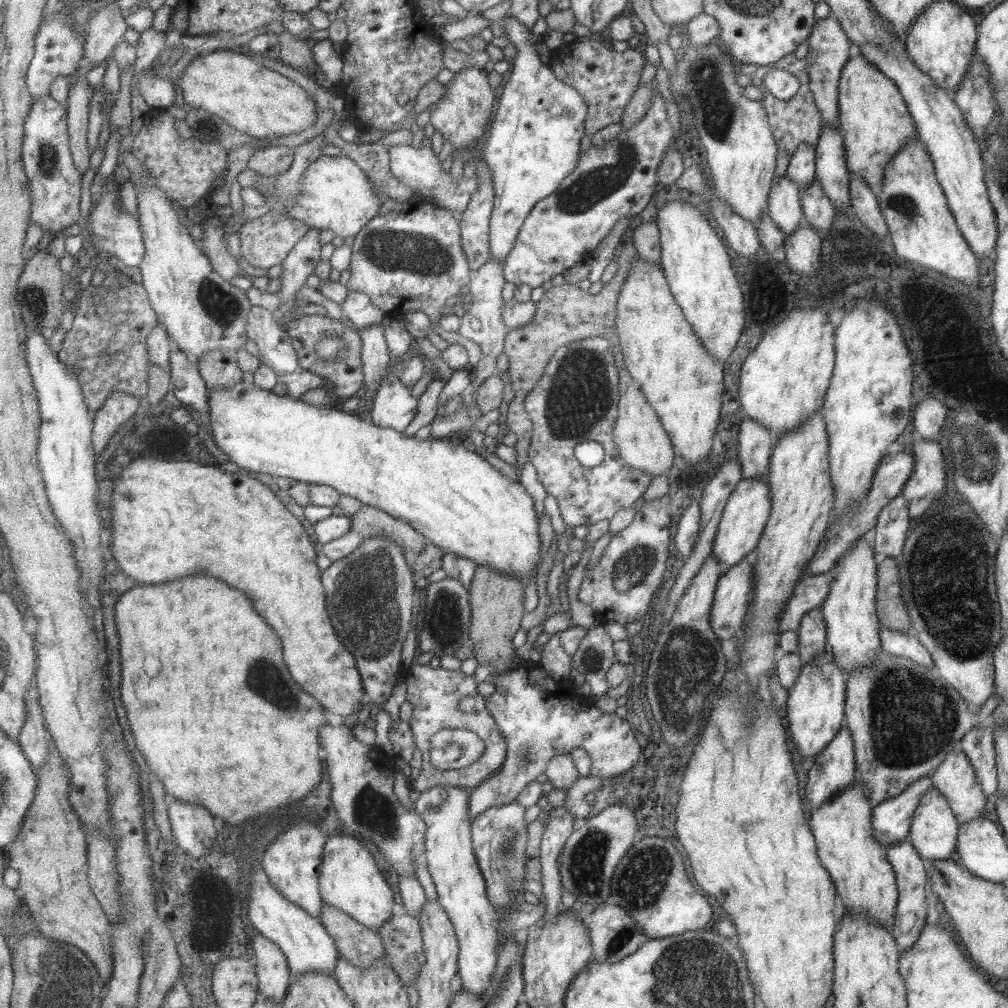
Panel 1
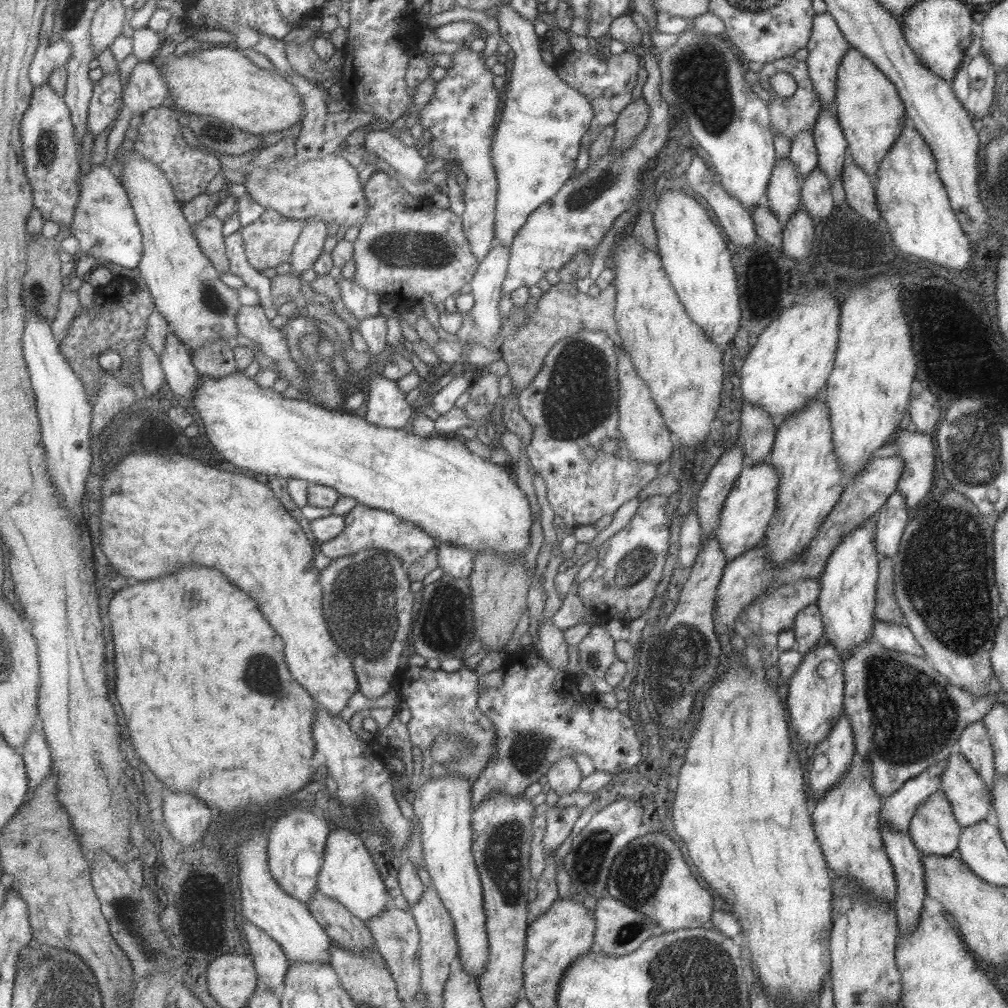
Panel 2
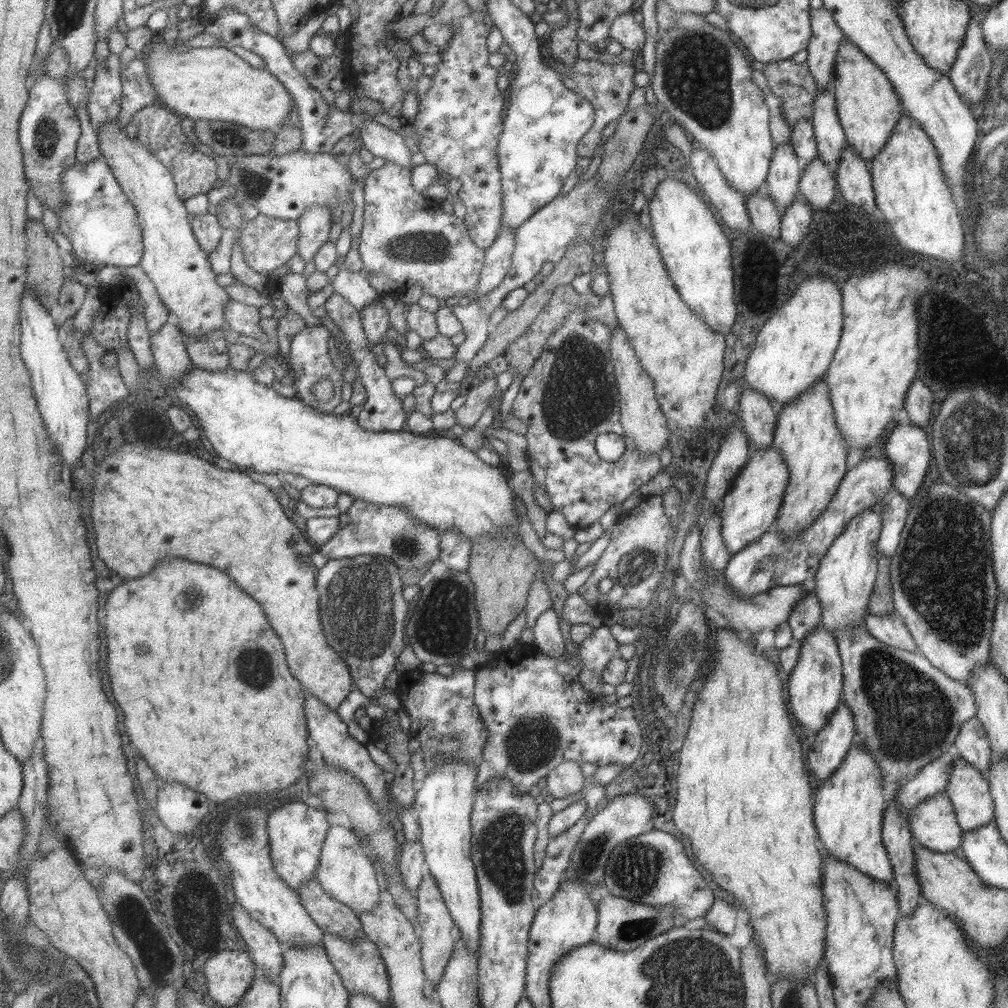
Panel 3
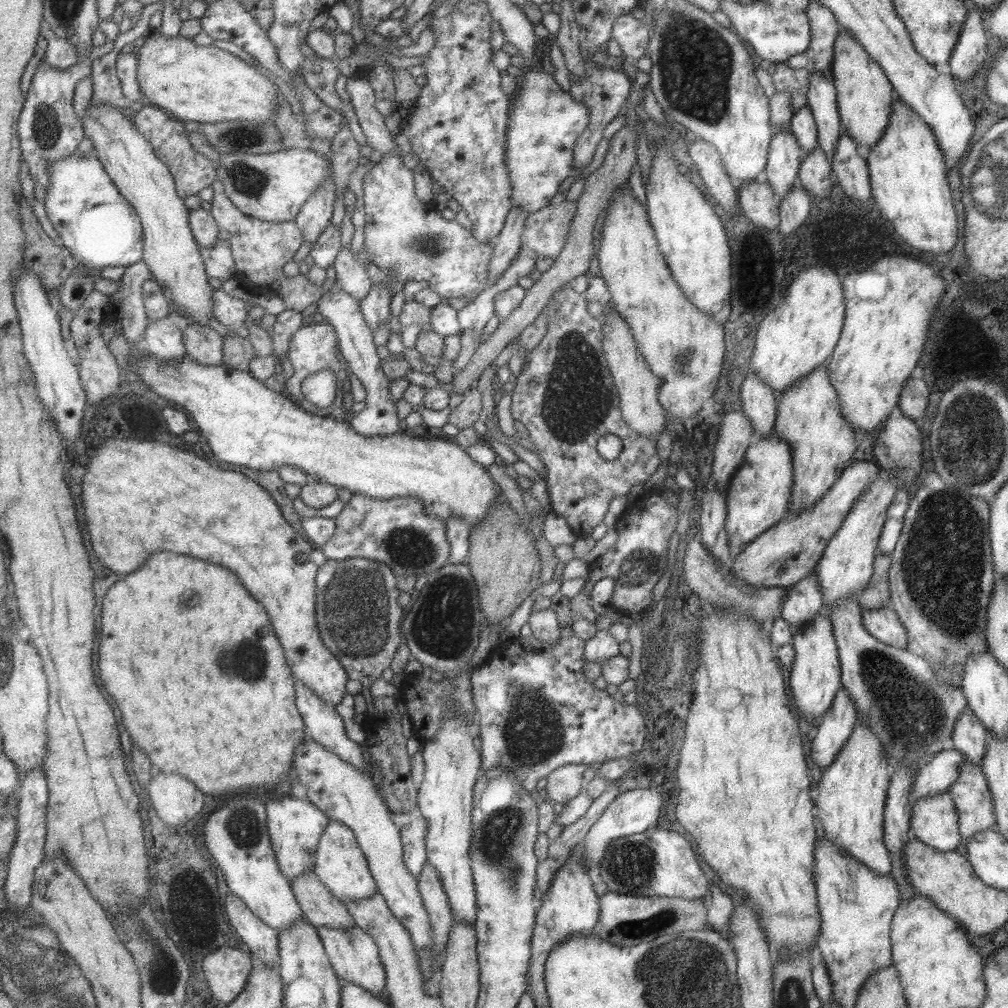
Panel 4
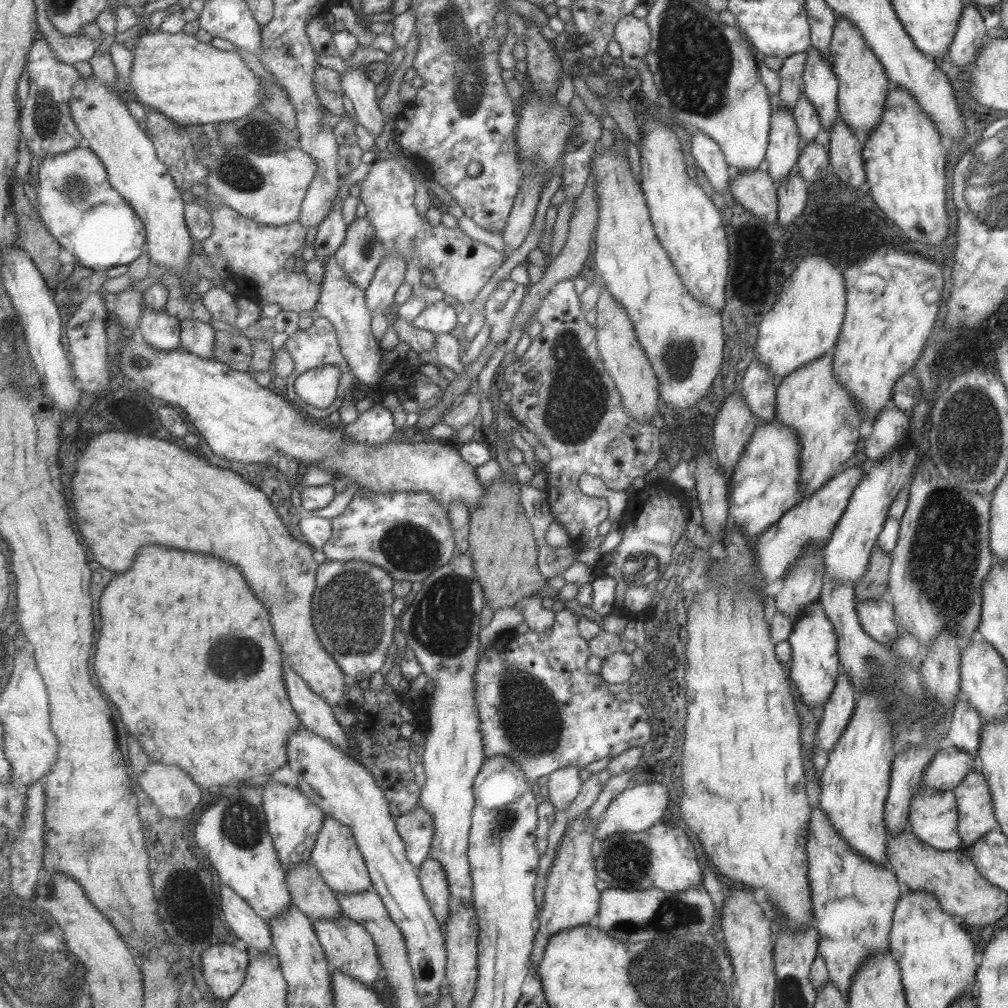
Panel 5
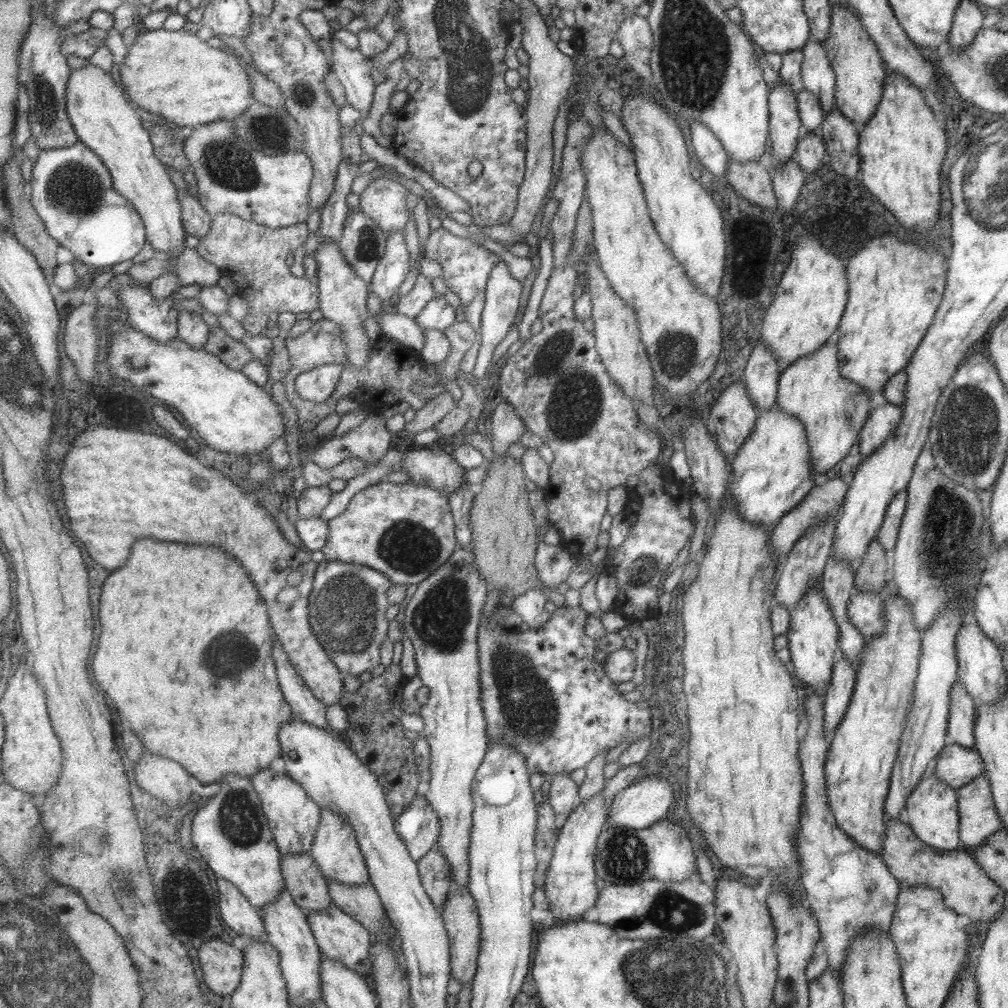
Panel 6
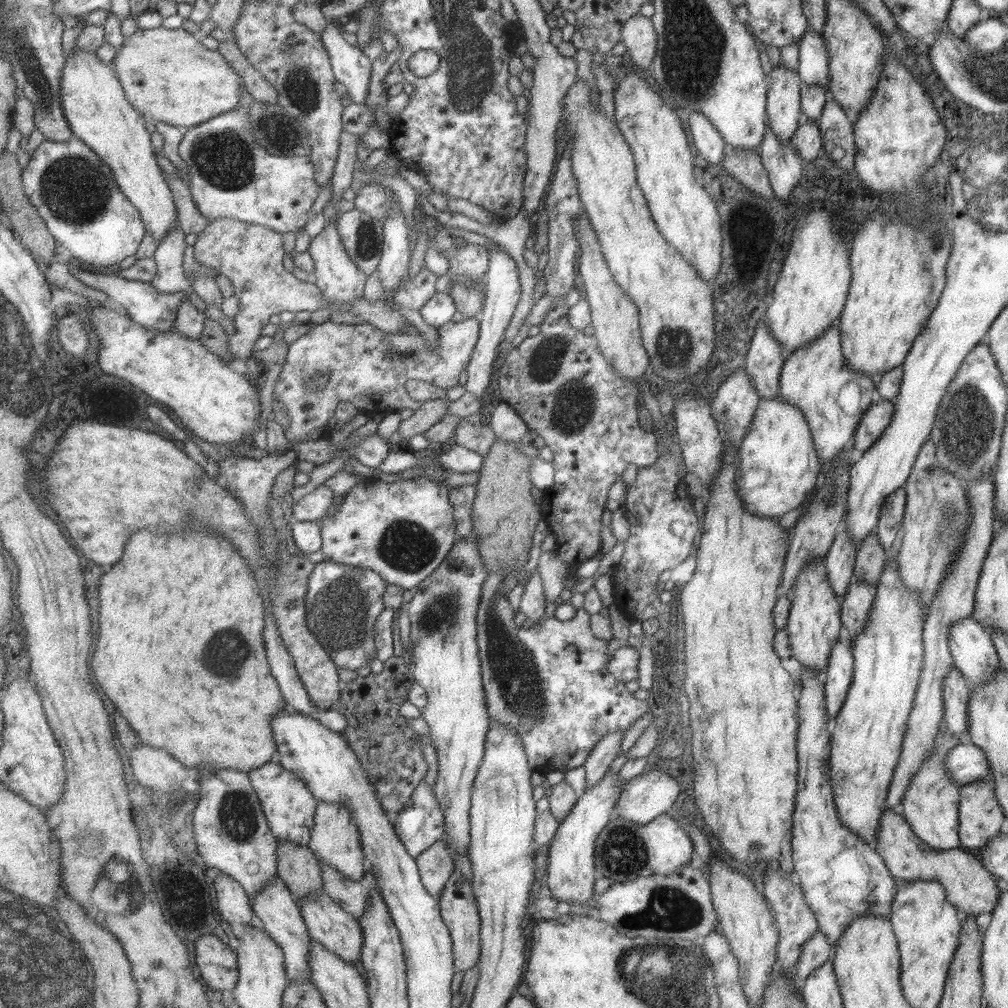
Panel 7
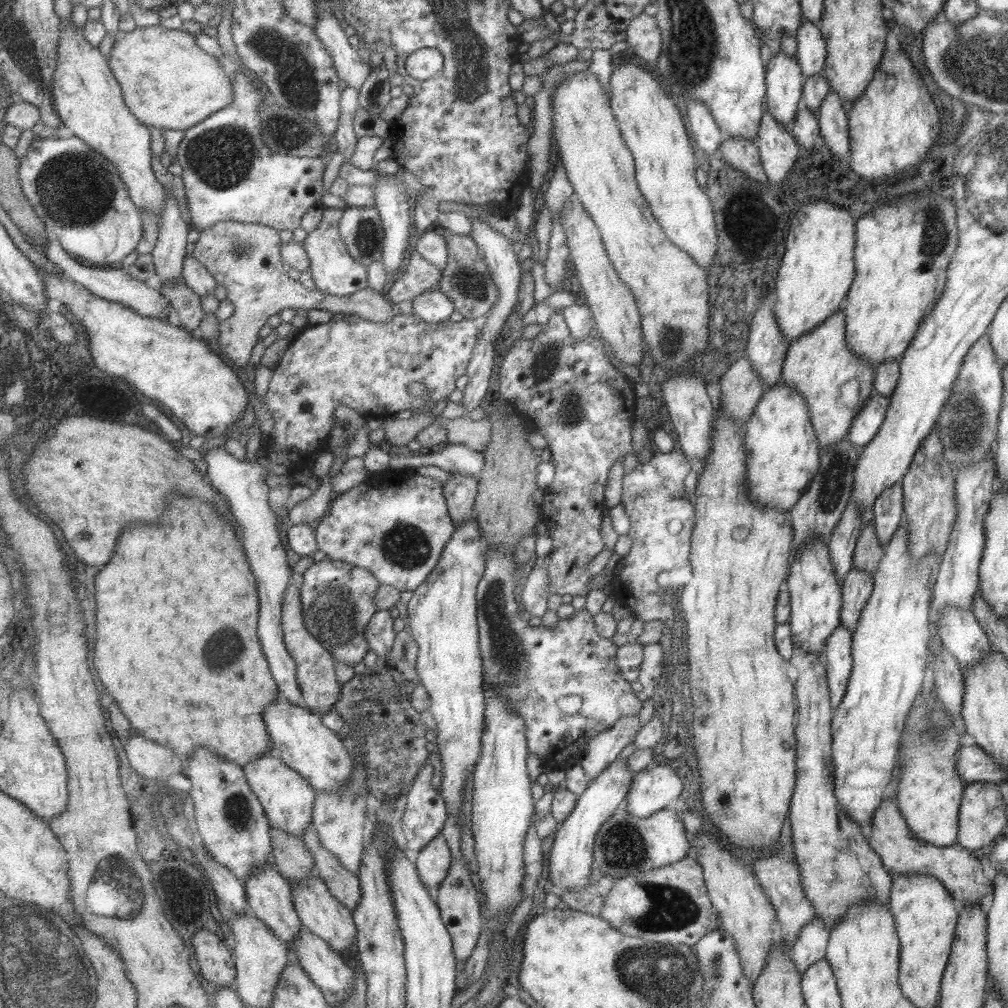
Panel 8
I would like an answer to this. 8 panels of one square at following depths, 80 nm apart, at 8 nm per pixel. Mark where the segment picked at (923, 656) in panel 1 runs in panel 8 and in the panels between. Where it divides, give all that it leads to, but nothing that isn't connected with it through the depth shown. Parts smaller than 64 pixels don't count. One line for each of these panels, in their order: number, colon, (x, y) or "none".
2: (898, 637)
3: (890, 630)
4: (883, 624)
5: (877, 619)
6: (864, 609)
7: (856, 602)
8: (856, 586)

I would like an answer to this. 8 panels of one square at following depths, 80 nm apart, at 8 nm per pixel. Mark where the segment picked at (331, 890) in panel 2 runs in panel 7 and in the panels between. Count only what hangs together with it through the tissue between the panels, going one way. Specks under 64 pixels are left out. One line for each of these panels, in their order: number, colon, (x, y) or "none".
3: (345, 873)
4: (340, 866)
5: (335, 856)
6: (334, 849)
7: (335, 841)

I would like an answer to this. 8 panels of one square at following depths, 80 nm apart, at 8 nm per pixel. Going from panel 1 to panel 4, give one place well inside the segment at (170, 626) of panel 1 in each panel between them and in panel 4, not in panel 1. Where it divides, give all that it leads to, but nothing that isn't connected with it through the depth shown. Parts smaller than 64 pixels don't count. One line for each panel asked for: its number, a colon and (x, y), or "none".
2: (228, 723)
3: (196, 666)
4: (229, 721)

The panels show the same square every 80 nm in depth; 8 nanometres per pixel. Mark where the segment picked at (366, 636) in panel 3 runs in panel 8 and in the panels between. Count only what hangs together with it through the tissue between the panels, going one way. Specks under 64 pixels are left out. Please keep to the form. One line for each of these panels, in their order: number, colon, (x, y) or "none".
4: (356, 610)
5: (351, 605)
6: (346, 607)
7: (342, 602)
8: (337, 597)

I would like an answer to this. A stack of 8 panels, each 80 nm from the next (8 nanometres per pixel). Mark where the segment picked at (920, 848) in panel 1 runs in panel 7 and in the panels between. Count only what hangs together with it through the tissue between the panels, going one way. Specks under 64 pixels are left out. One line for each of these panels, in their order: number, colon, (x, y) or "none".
2: (933, 830)
3: (932, 823)
4: (934, 822)
5: (933, 819)
6: (932, 810)
7: (930, 800)

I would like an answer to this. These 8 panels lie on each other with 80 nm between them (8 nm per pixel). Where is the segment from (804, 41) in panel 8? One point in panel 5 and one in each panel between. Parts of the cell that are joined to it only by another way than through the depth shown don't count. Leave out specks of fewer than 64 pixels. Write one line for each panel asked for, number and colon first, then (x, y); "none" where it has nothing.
5: (819, 84)
6: (816, 73)
7: (812, 69)

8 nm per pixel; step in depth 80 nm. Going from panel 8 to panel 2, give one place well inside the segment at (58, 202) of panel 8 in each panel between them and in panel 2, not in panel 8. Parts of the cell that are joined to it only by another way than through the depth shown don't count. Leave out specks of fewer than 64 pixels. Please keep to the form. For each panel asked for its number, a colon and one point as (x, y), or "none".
2: (106, 225)
3: (103, 226)
4: (99, 226)
5: (79, 205)
6: (73, 190)
7: (76, 192)

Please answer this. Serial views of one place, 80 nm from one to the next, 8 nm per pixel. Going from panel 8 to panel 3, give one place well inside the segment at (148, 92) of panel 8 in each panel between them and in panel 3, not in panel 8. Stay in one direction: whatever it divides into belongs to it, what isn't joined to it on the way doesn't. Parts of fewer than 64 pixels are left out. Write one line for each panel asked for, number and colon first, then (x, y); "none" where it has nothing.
3: (211, 83)
4: (203, 83)
5: (193, 82)
6: (174, 74)
7: (168, 75)

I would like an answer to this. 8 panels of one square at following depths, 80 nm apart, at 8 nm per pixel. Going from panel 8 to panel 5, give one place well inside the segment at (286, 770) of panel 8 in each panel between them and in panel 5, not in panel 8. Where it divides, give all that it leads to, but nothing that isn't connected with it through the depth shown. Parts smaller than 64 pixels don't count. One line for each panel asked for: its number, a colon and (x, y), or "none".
5: (294, 821)
6: (294, 818)
7: (290, 807)

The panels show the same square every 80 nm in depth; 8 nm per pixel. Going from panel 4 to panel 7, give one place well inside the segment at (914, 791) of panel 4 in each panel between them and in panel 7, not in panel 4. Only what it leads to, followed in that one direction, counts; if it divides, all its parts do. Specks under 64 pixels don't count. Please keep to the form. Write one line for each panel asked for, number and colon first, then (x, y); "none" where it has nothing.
5: (949, 765)
6: (955, 765)
7: (965, 763)

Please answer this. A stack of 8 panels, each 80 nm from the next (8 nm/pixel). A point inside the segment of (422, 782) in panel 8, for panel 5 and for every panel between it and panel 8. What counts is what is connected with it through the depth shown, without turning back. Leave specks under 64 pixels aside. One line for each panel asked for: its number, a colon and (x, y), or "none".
5: (415, 828)
6: (417, 826)
7: (420, 823)

